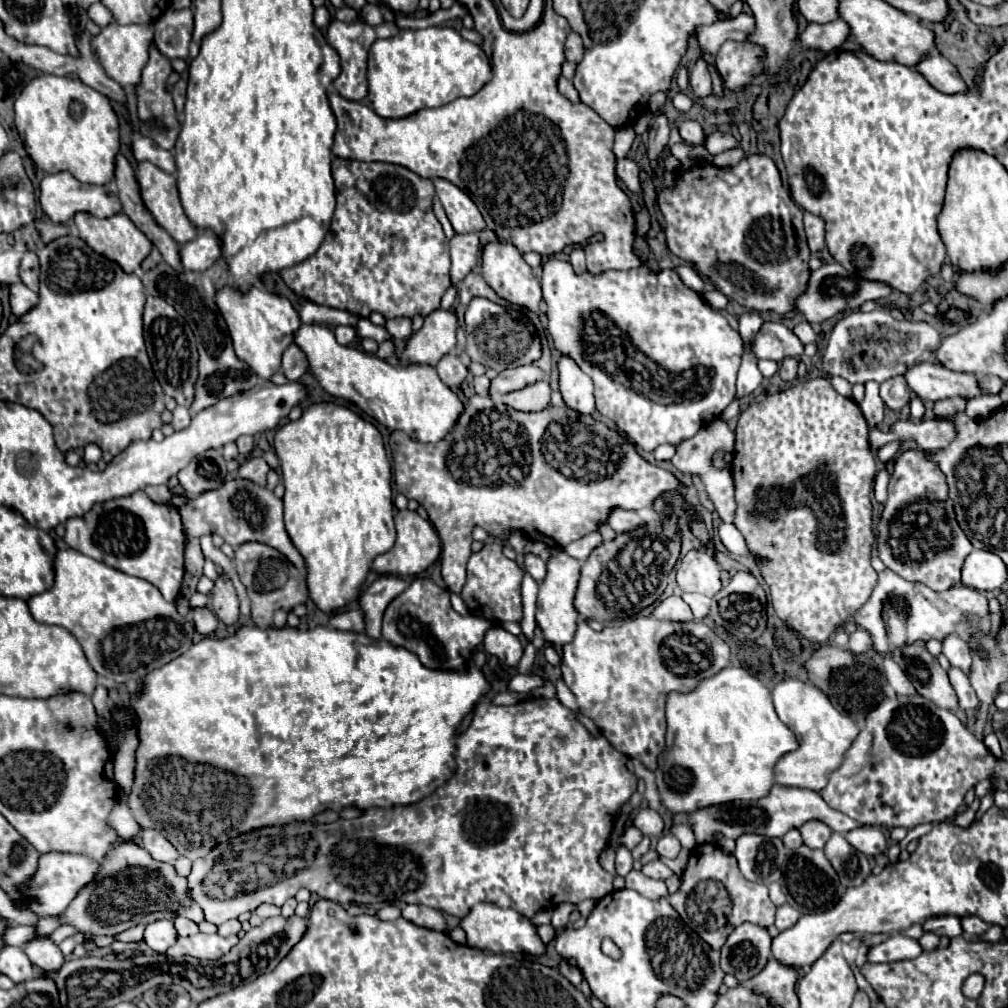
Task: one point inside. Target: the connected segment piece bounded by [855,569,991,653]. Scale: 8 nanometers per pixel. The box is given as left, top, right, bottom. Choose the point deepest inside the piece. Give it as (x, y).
(930, 615)

